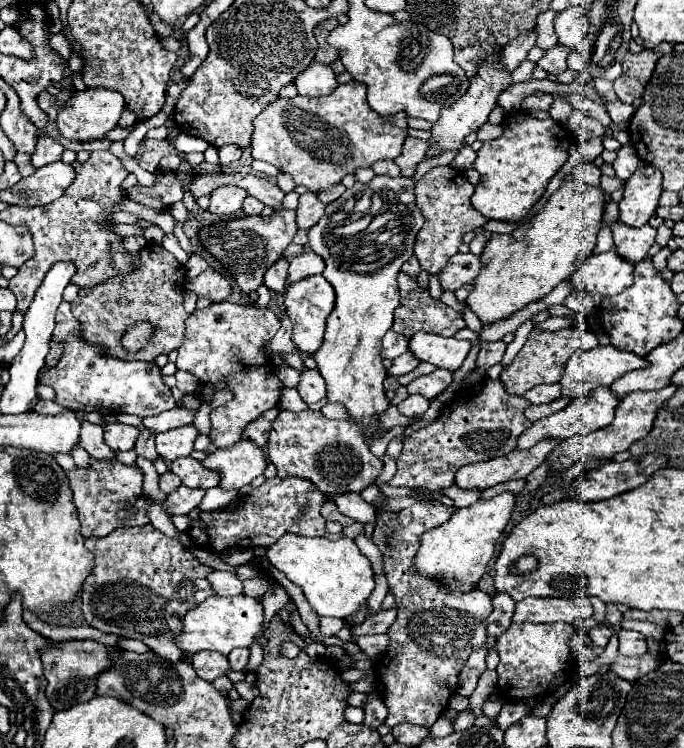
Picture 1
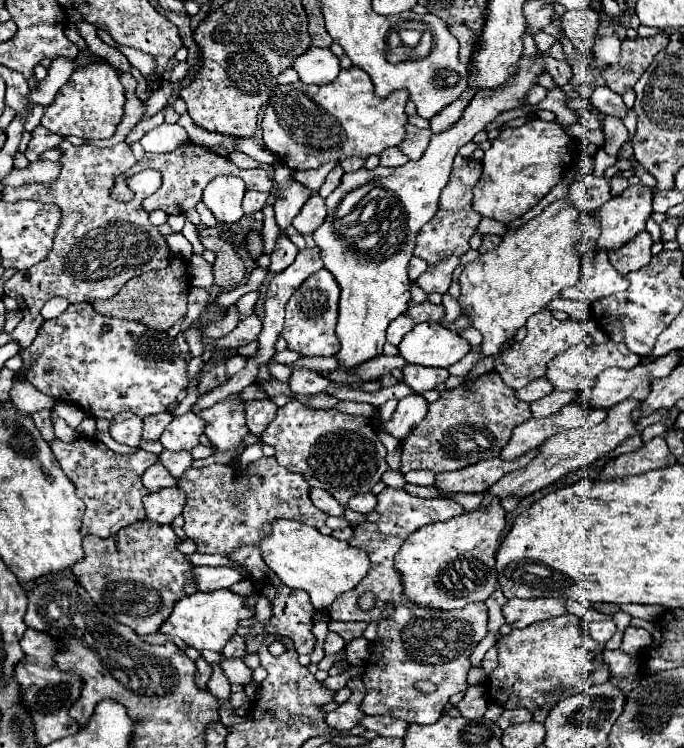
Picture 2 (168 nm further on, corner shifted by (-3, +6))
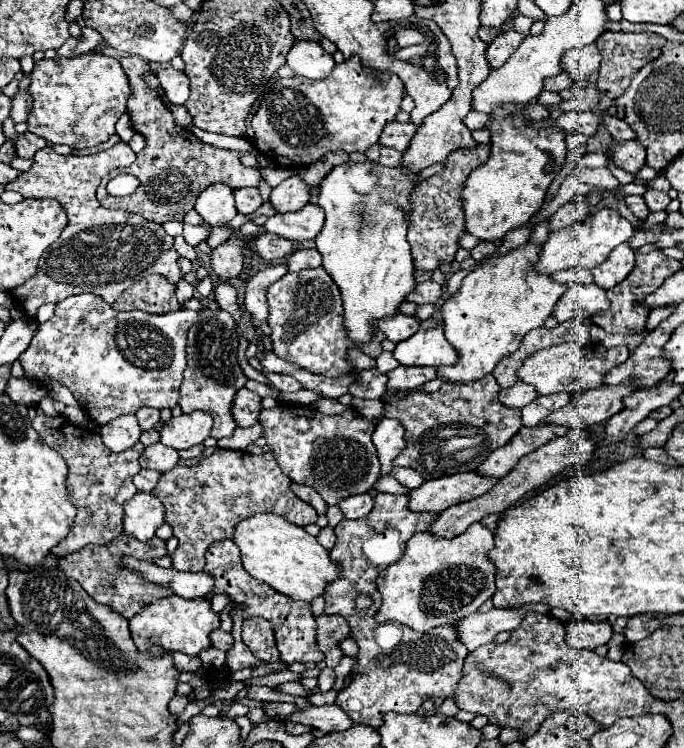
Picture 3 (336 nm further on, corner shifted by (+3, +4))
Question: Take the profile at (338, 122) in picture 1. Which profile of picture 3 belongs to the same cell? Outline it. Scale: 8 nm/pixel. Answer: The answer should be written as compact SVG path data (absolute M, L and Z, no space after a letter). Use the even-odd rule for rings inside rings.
M360 57L344 59L342 63L334 67L334 71L328 77L318 79L318 81L310 81L298 75L292 79L276 77L266 89L266 93L262 95L260 107L252 115L252 121L250 121L250 127L254 129L254 147L266 159L270 159L274 165L280 165L280 167L308 165L336 149L342 149L346 153L366 151L370 145L378 143L384 125L394 121L396 113L400 111L400 101L402 101L402 91L404 91L402 81L394 73L390 73L390 79L384 83L380 83L374 77L376 75L372 75L372 71L362 67Z

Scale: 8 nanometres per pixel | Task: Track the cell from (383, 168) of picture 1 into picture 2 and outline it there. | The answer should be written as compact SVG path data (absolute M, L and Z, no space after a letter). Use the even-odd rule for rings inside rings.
M398 147L384 149L384 153L380 153L380 165L384 167L402 167L406 163L408 163L408 157Z

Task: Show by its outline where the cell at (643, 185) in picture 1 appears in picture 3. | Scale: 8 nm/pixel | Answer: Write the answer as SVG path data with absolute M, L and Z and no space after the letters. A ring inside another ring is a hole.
M600 209L586 221L580 221L570 227L564 227L562 231L550 233L548 241L542 245L538 261L534 263L534 269L536 273L544 273L544 275L552 275L562 269L594 269L606 259L606 255L616 245L624 243L632 233L634 233L634 227L628 219L624 219L618 213L606 215L606 209Z

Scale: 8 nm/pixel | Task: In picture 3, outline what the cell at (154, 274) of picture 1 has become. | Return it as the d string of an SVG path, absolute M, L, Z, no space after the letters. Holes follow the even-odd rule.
M148 275L146 279L134 283L126 289L118 301L112 305L118 311L148 311L148 313L170 313L178 311L180 303L174 293L174 285L168 283L162 275Z

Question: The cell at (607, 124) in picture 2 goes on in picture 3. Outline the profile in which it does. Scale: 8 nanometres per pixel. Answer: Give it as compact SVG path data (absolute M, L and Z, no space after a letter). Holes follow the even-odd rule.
M612 141L610 151L614 163L632 175L636 175L646 165L646 149L640 145L640 141Z

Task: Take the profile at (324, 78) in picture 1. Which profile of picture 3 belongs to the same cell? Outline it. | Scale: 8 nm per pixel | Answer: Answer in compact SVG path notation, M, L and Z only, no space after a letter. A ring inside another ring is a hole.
M294 41L294 47L286 55L290 69L296 75L308 77L308 79L324 79L334 69L334 59L330 53L326 53L320 43L316 41Z

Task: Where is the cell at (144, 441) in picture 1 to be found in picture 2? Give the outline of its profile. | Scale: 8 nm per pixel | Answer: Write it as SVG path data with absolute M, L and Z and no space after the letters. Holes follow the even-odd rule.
M160 413L144 419L144 441L158 441L160 435L164 433L166 425L172 421L172 413Z

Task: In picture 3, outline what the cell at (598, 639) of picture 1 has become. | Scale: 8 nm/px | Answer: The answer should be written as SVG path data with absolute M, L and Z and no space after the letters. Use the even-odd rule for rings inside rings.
M578 619L570 621L566 629L566 643L574 649L596 649L600 645L606 645L612 637L612 627L606 621L592 623L588 619Z

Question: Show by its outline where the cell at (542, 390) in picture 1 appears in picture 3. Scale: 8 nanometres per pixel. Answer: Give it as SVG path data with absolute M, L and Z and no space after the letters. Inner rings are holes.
M516 381L512 387L500 389L500 393L498 393L498 399L500 399L502 405L506 405L506 407L516 407L516 409L526 407L526 405L532 403L536 397L538 397L536 389L534 389L532 385L522 383L522 381Z

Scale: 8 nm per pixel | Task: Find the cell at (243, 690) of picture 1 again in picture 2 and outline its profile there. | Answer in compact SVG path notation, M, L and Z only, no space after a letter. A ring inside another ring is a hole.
M224 659L222 661L222 669L228 675L232 685L248 685L252 683L252 669L248 669L242 659Z

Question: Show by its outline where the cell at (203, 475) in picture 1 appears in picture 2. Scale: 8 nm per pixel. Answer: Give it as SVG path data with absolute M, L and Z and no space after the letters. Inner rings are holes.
M164 449L160 453L160 463L176 477L180 479L190 467L192 467L192 455L188 451L168 451Z

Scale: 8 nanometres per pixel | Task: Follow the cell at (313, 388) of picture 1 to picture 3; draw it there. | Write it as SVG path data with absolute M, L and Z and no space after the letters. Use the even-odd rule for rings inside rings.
M266 373L266 377L270 379L270 383L278 389L278 391L298 391L302 389L302 385L290 377L290 375L282 375L282 373Z

